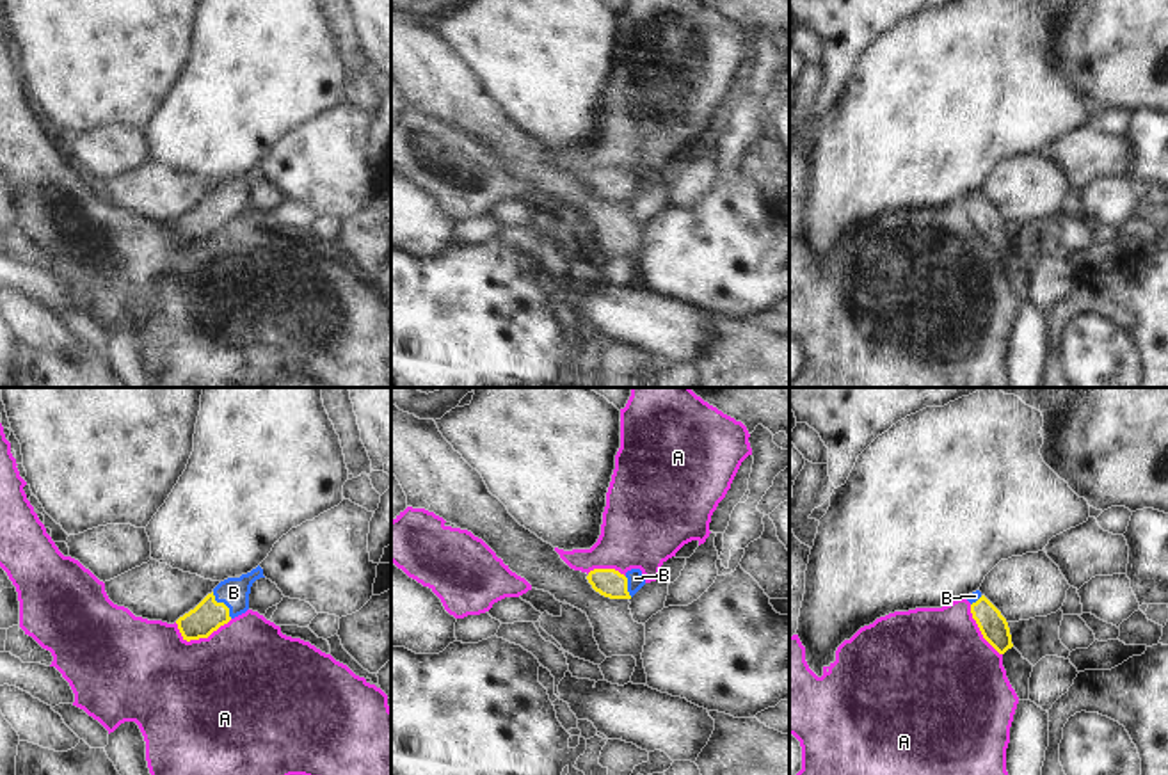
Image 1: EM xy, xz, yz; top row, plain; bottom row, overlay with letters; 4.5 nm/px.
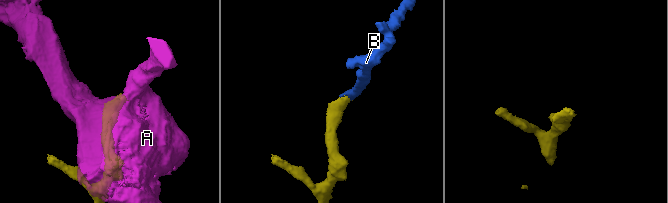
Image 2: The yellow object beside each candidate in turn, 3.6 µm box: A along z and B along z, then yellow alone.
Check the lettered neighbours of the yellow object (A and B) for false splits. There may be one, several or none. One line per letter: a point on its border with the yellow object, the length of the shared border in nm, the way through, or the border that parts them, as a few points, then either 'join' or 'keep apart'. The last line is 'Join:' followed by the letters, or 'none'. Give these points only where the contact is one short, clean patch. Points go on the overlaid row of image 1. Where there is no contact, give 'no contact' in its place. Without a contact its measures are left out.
A: xy (200, 637) | 260 nm | keep apart
B: xy (223, 603) | 150 nm | across xy (208, 615), (223, 603), (233, 592) | join
Join: B

